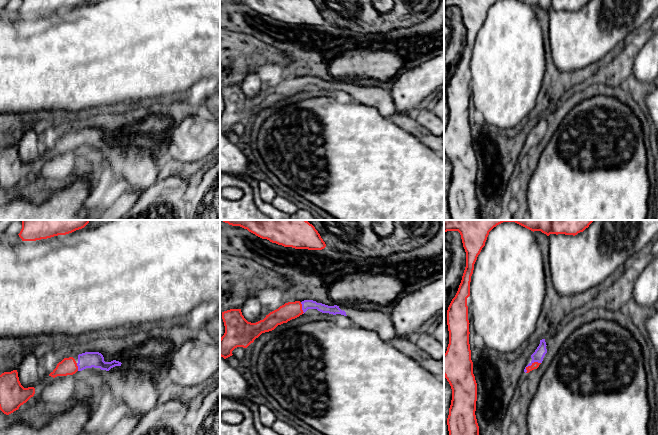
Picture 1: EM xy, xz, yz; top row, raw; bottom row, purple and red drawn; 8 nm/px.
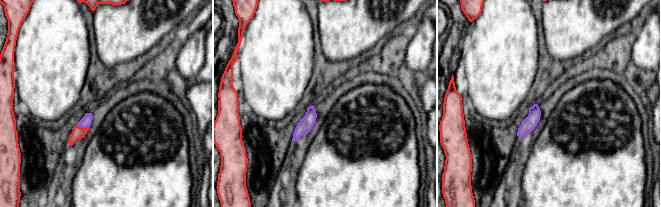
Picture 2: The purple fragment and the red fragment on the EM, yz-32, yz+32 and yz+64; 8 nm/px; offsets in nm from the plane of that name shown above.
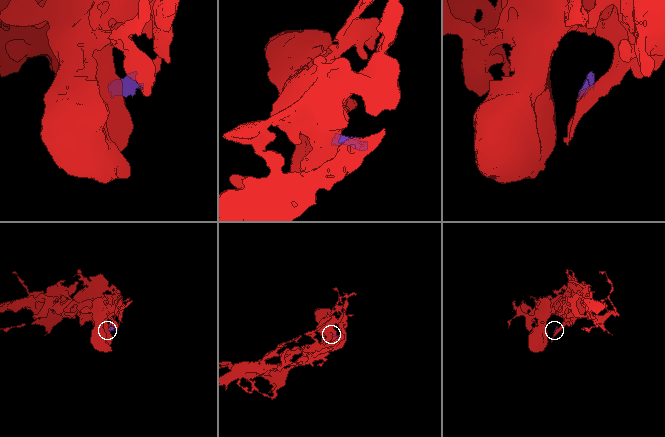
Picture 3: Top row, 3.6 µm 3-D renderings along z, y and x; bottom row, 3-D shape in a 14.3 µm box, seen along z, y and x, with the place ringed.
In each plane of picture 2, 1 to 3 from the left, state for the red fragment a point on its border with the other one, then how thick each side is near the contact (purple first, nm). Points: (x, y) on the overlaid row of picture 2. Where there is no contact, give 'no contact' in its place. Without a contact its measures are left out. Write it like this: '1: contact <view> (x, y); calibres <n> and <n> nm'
1: contact yz-32 (83, 127); calibres 90 and 100 nm
2: no contact
3: no contact

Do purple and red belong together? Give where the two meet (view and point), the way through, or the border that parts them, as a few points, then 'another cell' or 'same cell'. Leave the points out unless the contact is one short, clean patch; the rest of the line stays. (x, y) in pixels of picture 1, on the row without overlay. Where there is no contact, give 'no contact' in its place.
yz (531, 140) | across yz (538, 131), (531, 140), (535, 141) | same cell

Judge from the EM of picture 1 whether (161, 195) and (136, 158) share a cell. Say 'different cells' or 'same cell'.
same cell

